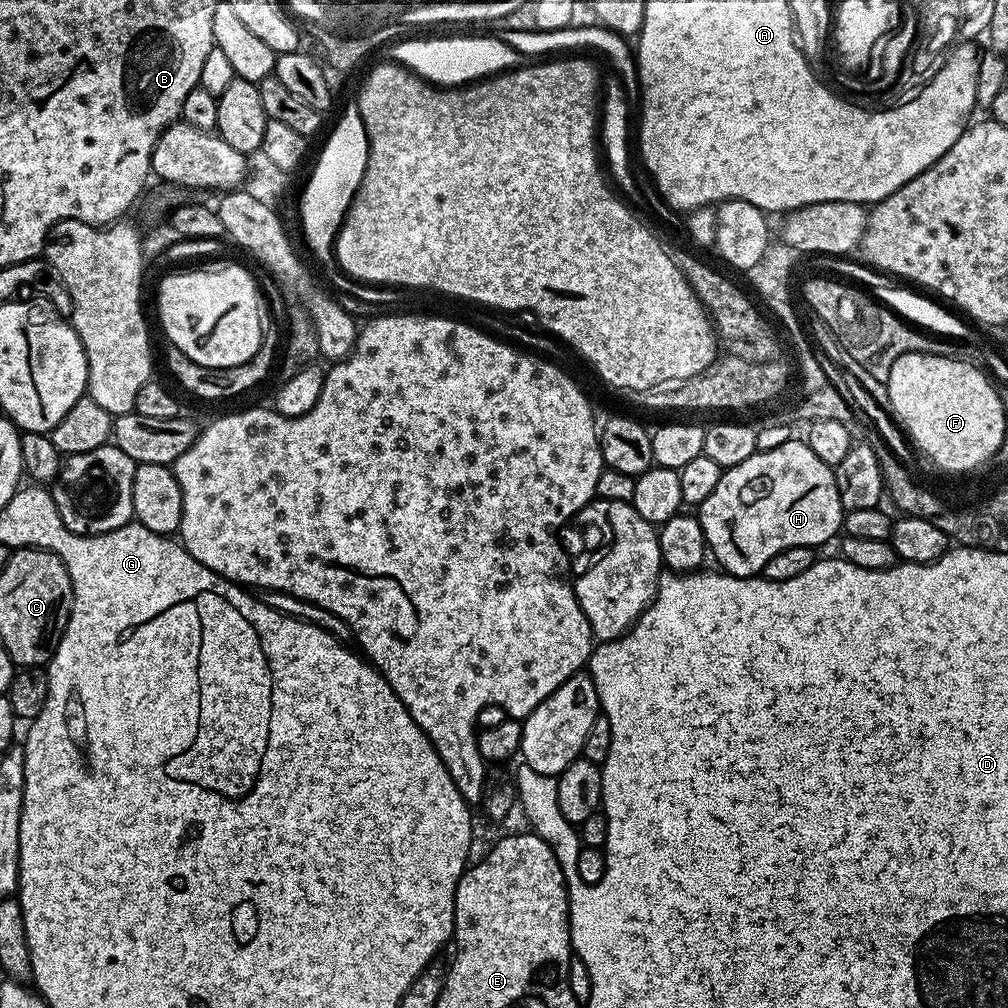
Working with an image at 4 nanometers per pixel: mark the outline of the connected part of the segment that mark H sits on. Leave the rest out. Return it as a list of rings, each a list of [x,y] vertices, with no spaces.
[[[799,439],[787,440],[774,450],[756,451],[746,462],[738,466],[723,469],[714,494],[698,506],[700,525],[704,531],[704,542],[707,551],[717,560],[719,567],[730,576],[755,577],[763,573],[766,562],[790,546],[816,548],[824,544],[842,528],[842,509],[840,495],[836,489],[835,471],[806,442]]]

